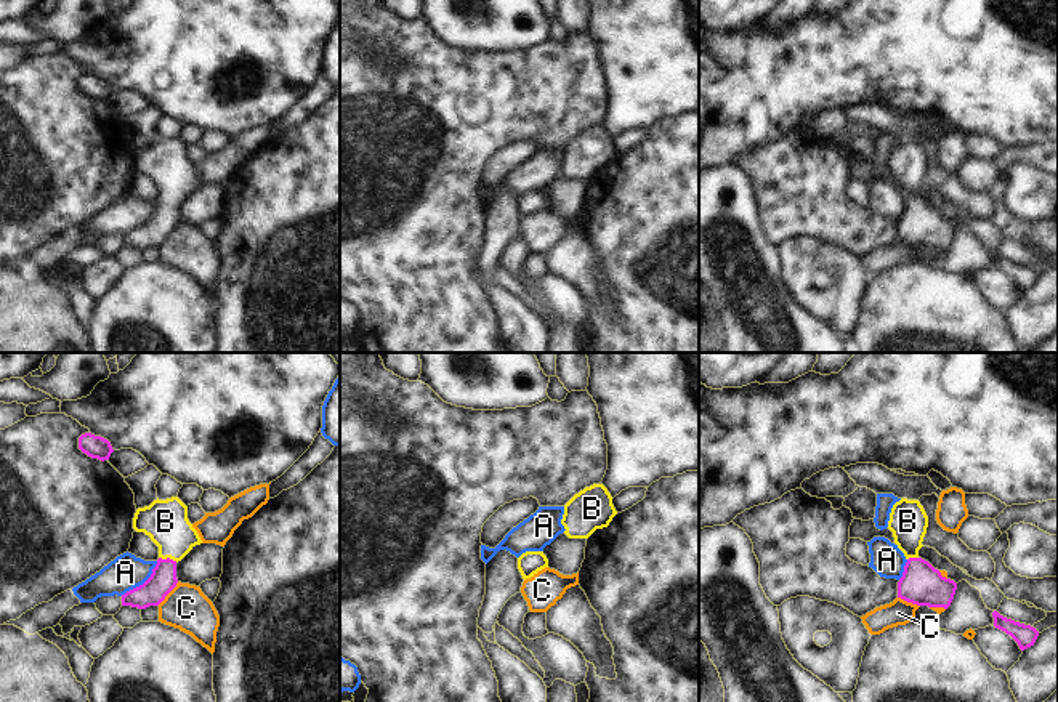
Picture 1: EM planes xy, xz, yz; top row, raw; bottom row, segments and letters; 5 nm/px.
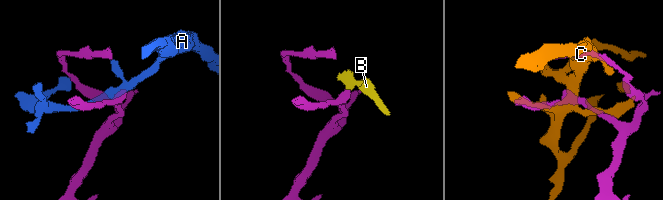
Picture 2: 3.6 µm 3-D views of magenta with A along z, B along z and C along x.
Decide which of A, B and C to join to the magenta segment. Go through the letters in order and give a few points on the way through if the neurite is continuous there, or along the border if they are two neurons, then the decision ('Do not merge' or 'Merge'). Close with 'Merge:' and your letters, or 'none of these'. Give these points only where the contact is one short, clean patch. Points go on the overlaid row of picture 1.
A: Boundary: xy (157, 561), (153, 572), (141, 584), (121, 595). Do not merge
B: Path across: xy (162, 580), (169, 558), (169, 526), (165, 521). Merge
C: Do not merge
Merge: B

